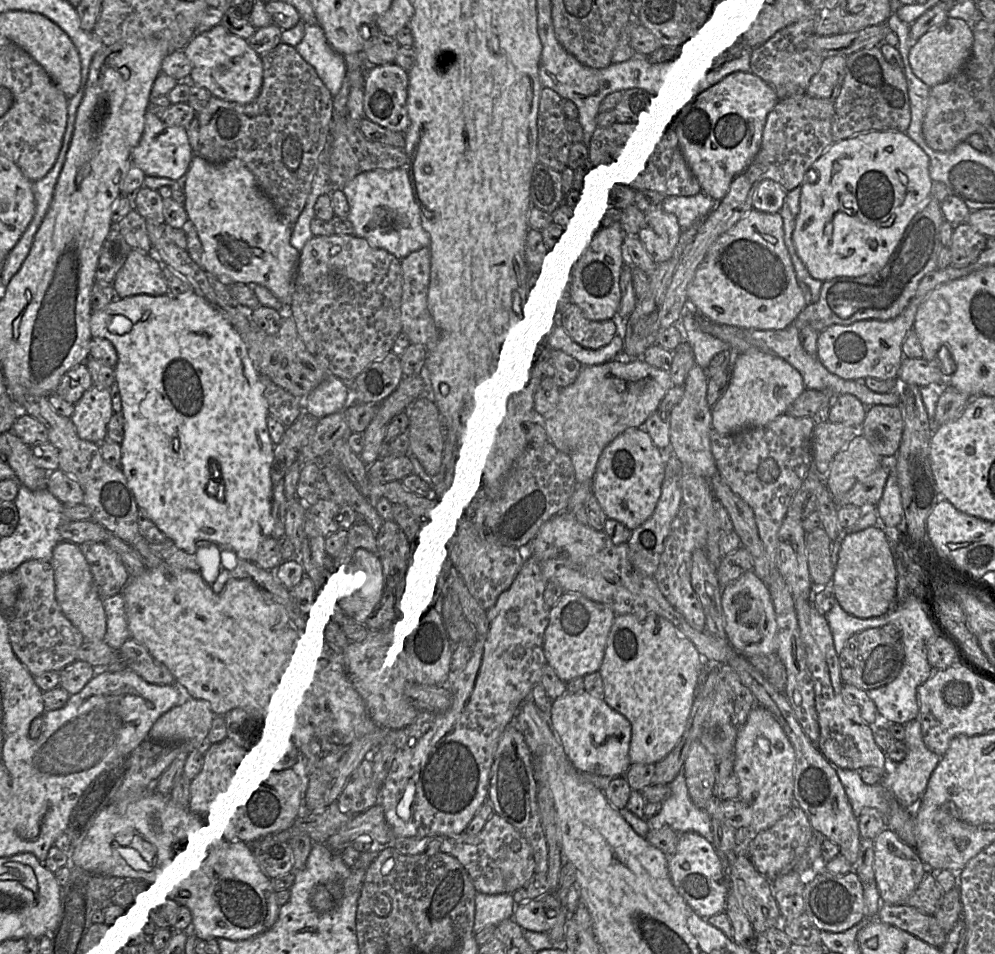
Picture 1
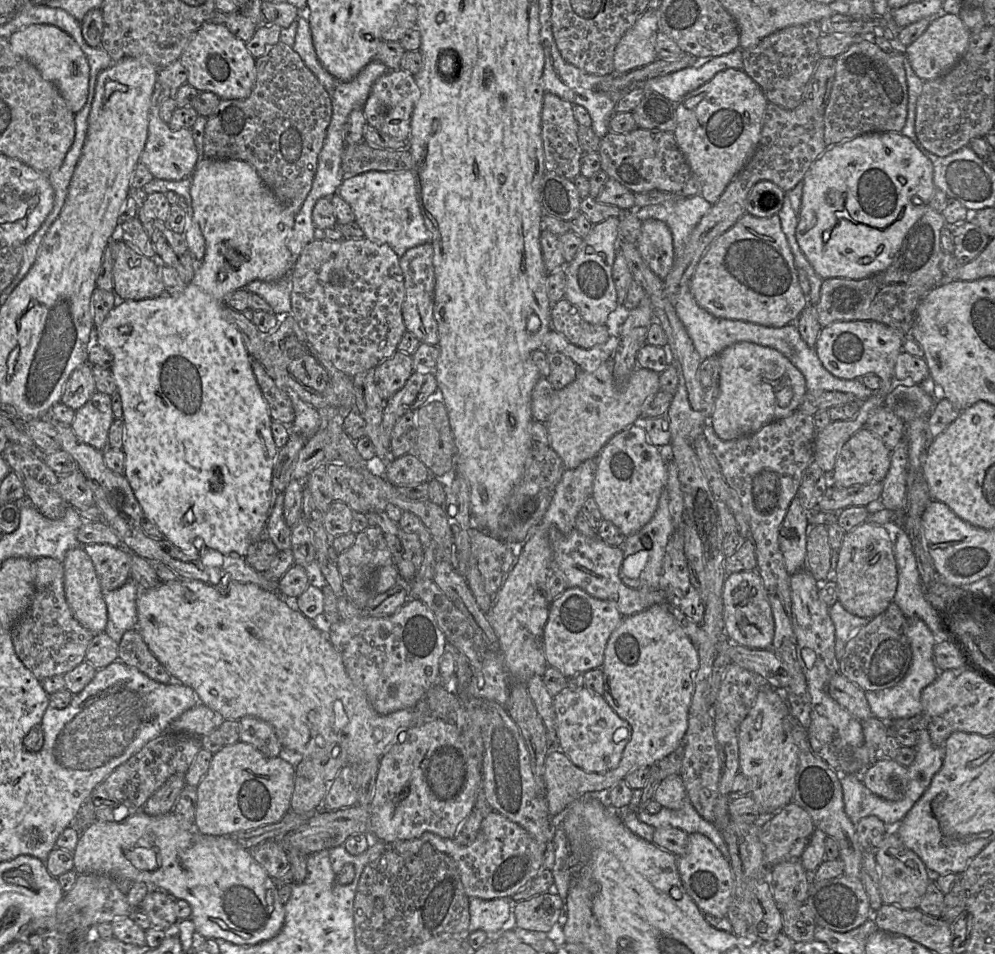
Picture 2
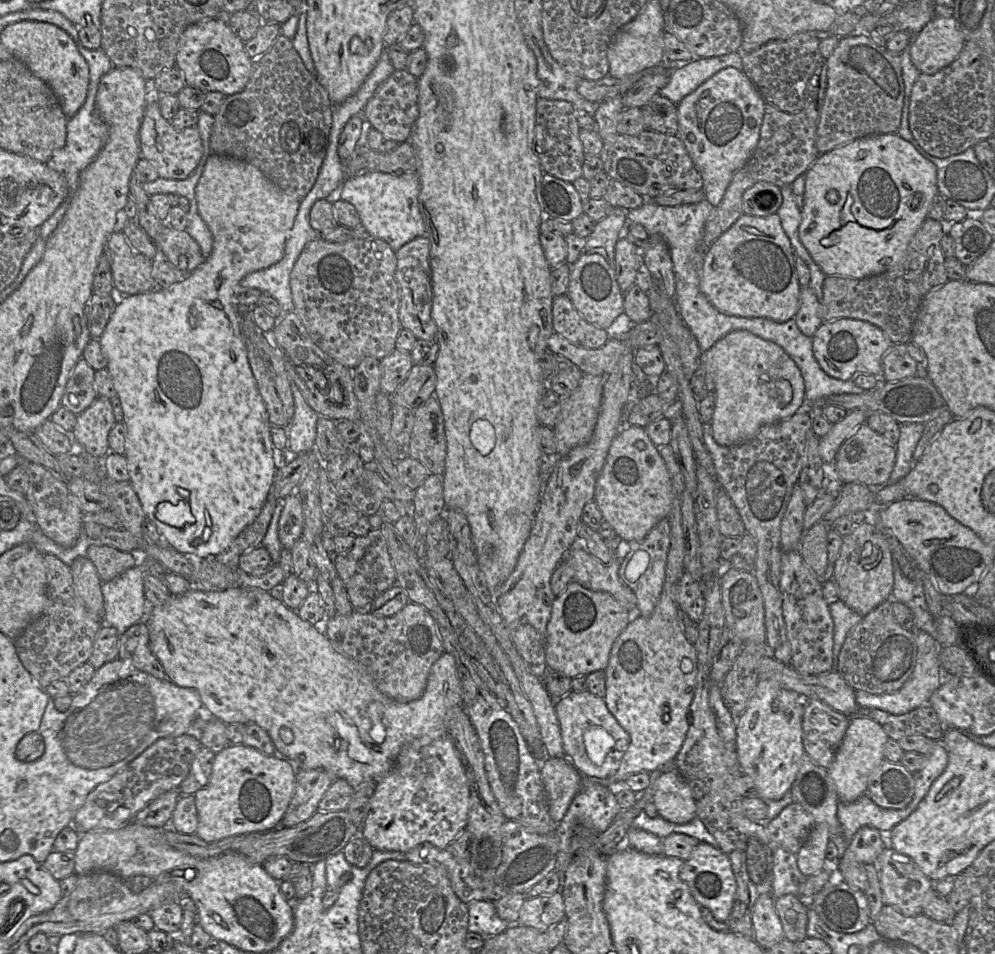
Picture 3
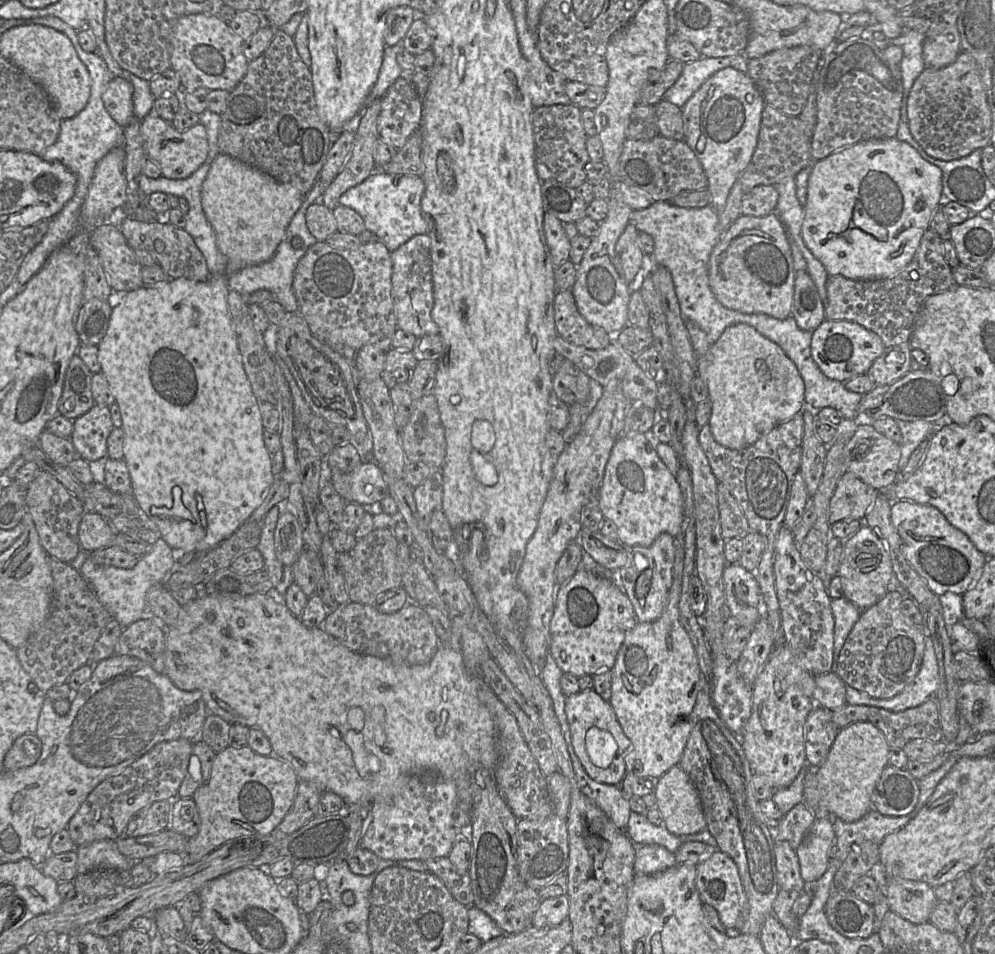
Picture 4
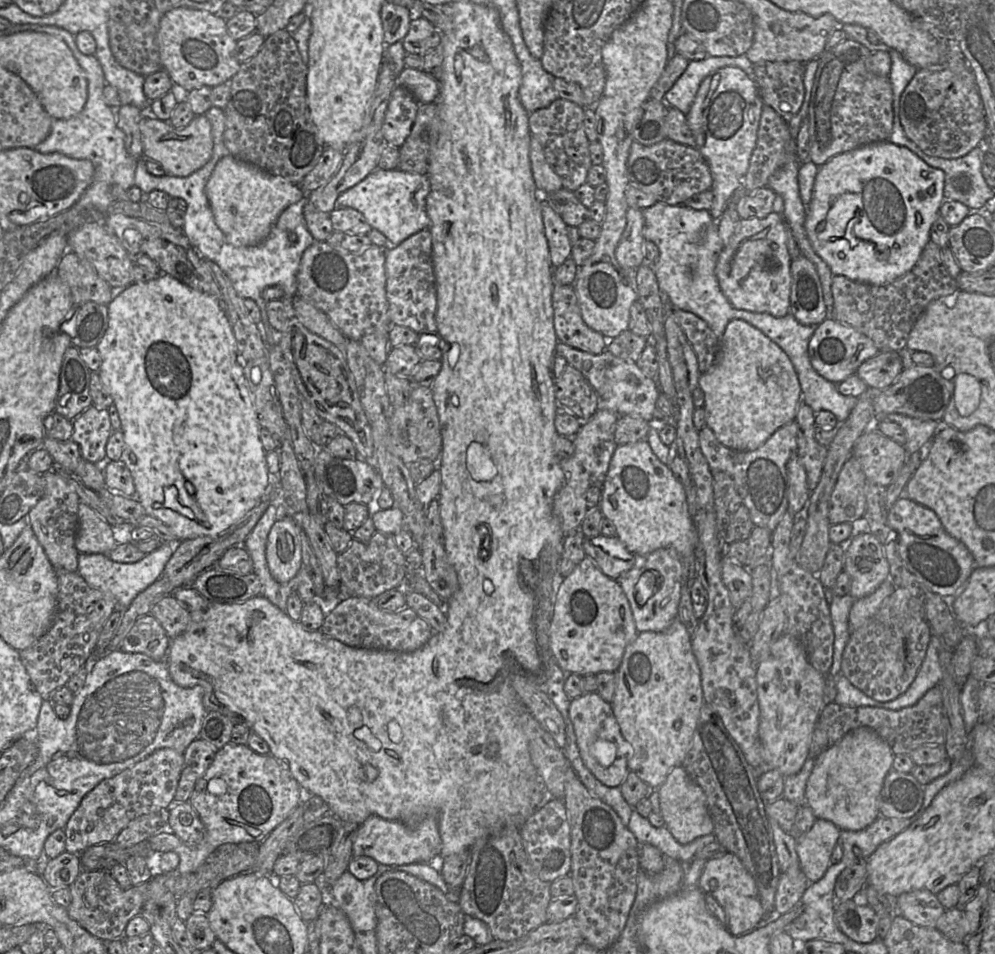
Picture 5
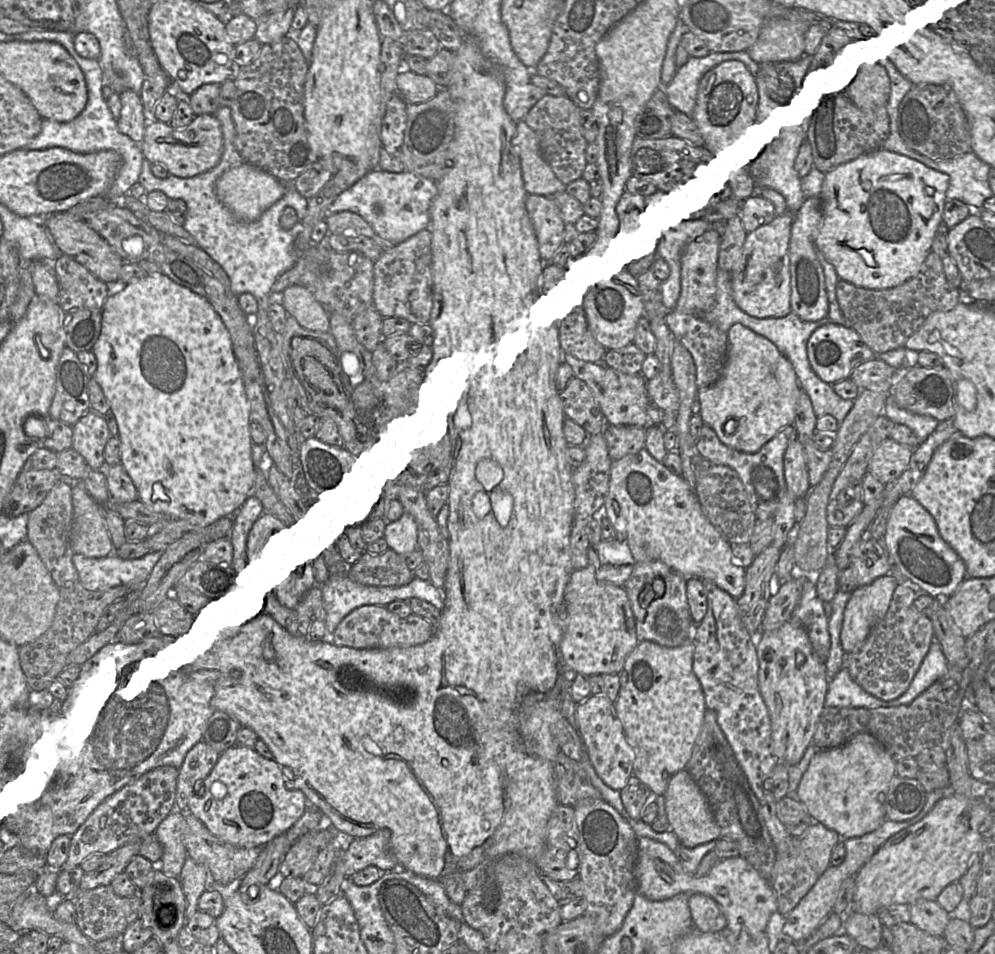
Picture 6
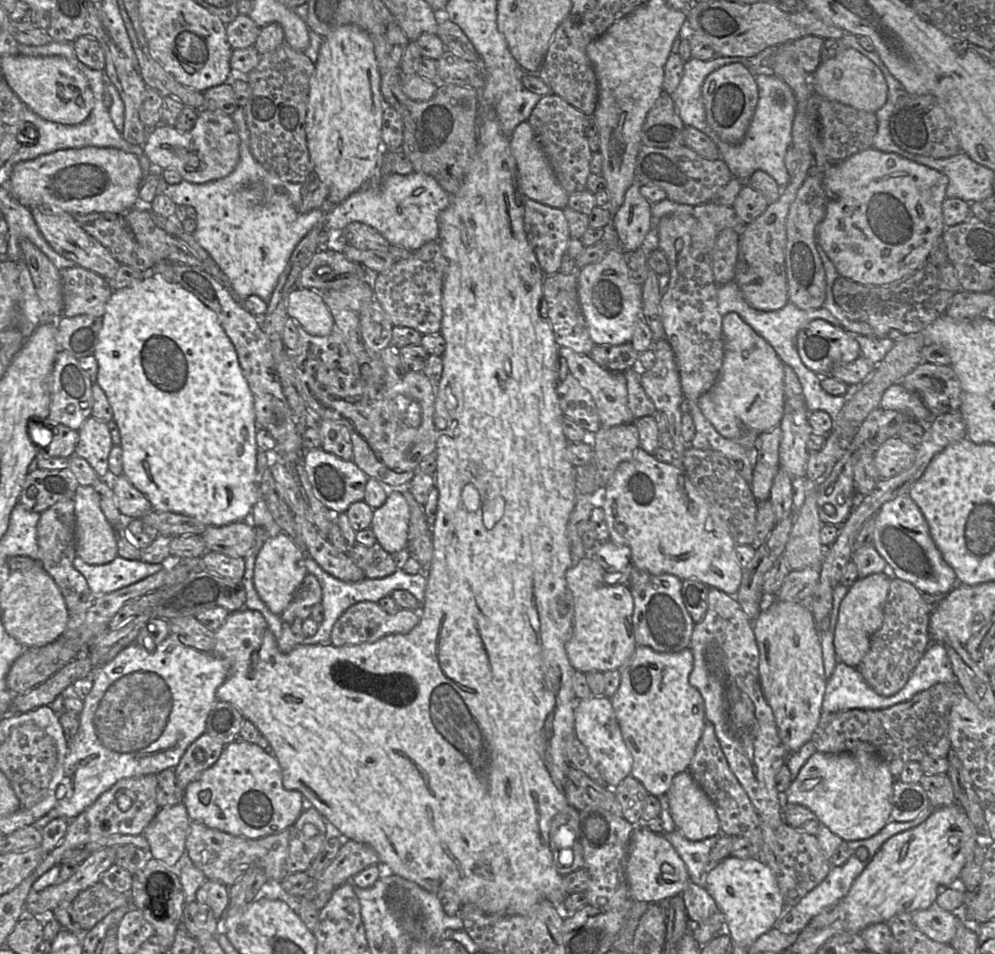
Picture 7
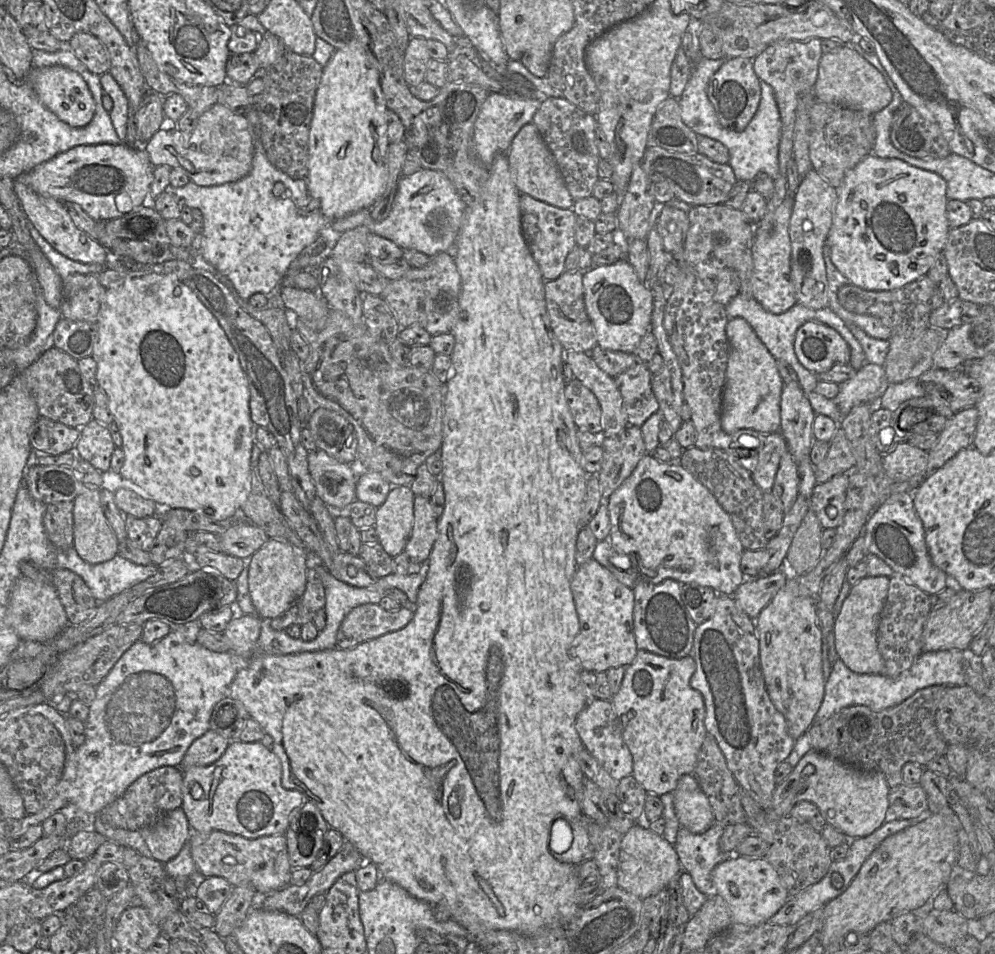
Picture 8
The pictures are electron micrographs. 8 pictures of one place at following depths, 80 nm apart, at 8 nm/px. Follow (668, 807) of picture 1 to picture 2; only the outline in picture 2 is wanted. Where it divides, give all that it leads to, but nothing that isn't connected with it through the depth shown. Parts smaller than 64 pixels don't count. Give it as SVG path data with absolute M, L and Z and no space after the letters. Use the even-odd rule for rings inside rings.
M690 800L678 810L661 807L657 814L650 814L641 810L637 814L638 819L655 829L661 827L673 827L687 834L700 833L709 838L721 854L729 860L729 851L721 834L714 825L703 819L695 810Z

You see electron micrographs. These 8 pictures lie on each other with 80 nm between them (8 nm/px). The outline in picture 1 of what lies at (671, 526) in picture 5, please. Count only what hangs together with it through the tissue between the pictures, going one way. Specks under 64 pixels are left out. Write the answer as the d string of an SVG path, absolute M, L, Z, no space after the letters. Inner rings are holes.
M629 428L601 452L592 480L592 493L607 518L634 530L647 521L655 511L661 496L665 476L663 451L641 428Z

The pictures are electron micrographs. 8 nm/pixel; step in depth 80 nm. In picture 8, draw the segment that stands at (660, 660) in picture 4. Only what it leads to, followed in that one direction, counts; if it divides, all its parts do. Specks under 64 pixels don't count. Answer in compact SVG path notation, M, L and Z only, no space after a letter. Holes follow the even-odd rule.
M637 649L634 661L625 669L619 691L611 699L623 740L632 755L632 777L647 794L660 798L673 792L680 778L695 770L707 736L704 699L690 686L695 670L696 664L690 655L669 659Z

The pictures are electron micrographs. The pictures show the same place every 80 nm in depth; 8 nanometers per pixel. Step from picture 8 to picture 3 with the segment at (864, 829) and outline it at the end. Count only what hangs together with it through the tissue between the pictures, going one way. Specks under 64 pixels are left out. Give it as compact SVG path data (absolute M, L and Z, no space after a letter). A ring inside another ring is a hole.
M851 716L845 736L830 765L828 774L833 780L839 801L853 802L866 794L872 772L884 758L884 746L888 740L883 727L876 721L863 716Z

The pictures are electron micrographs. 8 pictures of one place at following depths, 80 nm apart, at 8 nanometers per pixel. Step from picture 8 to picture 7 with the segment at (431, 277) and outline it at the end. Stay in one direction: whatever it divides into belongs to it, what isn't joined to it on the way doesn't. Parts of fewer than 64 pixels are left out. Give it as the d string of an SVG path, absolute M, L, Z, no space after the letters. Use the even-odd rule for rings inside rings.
M438 240L425 243L404 260L375 275L375 297L394 326L409 327L422 335L439 334L443 317L442 291L448 260Z

